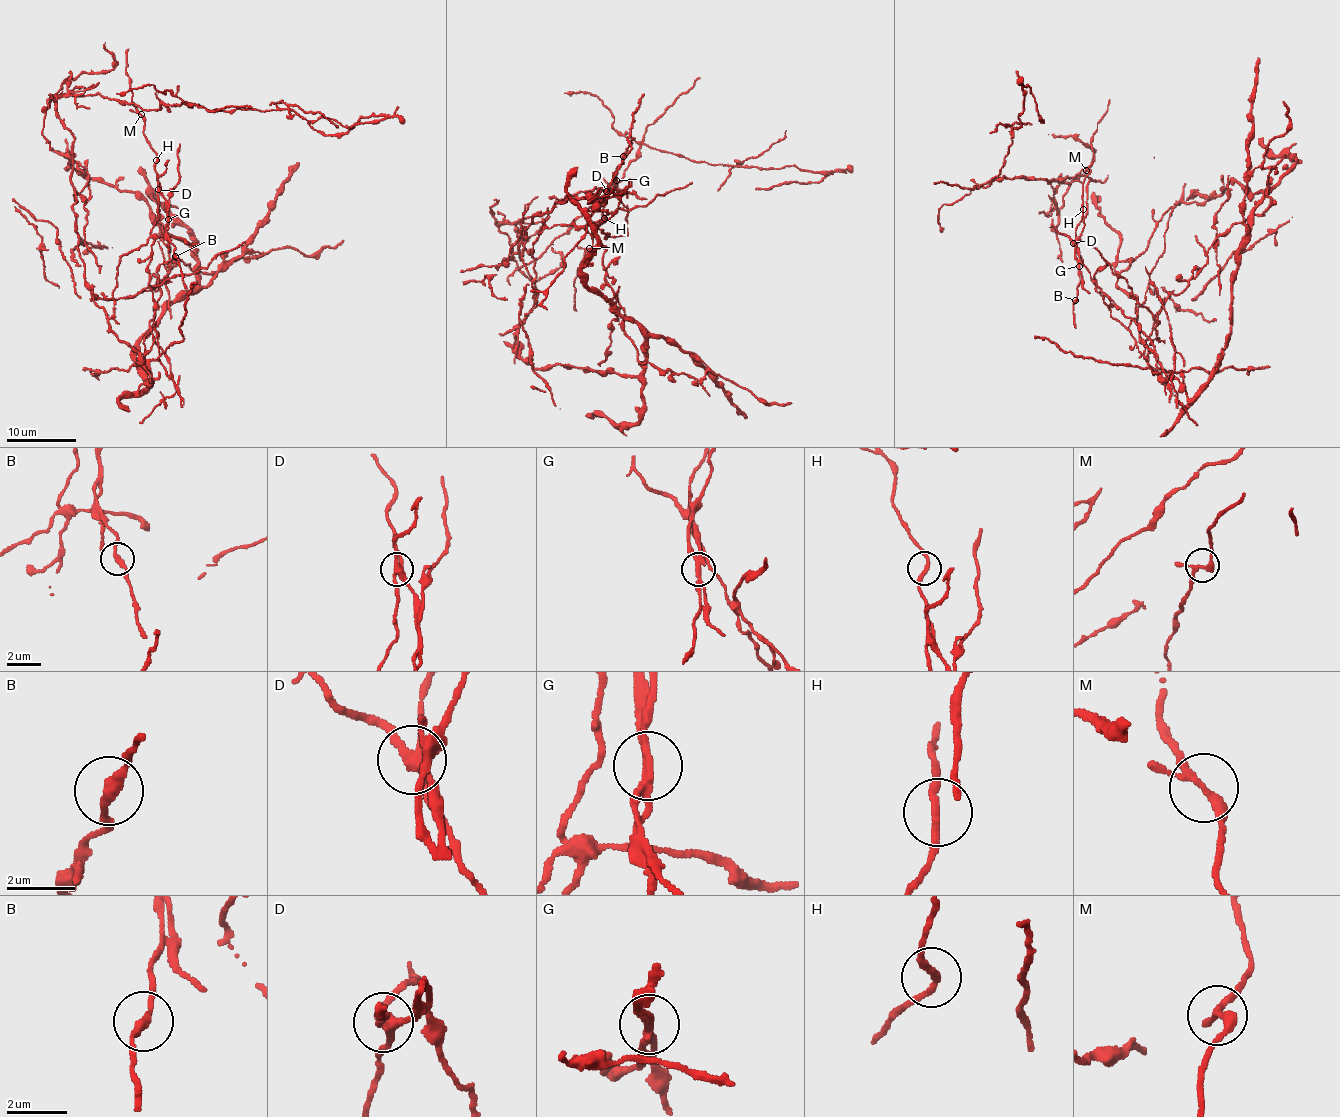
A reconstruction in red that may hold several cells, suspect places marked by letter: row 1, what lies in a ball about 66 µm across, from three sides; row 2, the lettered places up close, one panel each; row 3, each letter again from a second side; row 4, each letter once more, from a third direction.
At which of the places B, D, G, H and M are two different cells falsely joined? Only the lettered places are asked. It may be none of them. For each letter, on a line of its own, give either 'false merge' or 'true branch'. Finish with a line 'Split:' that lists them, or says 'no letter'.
B: true branch
D: false merge
G: false merge
H: true branch
M: true branch
Split: D, G

